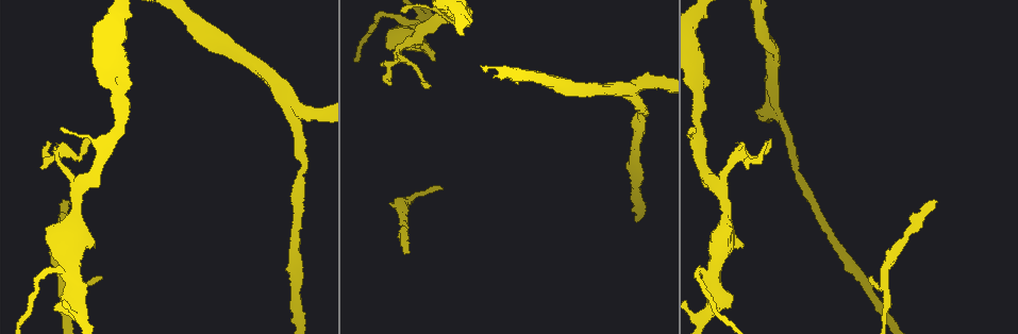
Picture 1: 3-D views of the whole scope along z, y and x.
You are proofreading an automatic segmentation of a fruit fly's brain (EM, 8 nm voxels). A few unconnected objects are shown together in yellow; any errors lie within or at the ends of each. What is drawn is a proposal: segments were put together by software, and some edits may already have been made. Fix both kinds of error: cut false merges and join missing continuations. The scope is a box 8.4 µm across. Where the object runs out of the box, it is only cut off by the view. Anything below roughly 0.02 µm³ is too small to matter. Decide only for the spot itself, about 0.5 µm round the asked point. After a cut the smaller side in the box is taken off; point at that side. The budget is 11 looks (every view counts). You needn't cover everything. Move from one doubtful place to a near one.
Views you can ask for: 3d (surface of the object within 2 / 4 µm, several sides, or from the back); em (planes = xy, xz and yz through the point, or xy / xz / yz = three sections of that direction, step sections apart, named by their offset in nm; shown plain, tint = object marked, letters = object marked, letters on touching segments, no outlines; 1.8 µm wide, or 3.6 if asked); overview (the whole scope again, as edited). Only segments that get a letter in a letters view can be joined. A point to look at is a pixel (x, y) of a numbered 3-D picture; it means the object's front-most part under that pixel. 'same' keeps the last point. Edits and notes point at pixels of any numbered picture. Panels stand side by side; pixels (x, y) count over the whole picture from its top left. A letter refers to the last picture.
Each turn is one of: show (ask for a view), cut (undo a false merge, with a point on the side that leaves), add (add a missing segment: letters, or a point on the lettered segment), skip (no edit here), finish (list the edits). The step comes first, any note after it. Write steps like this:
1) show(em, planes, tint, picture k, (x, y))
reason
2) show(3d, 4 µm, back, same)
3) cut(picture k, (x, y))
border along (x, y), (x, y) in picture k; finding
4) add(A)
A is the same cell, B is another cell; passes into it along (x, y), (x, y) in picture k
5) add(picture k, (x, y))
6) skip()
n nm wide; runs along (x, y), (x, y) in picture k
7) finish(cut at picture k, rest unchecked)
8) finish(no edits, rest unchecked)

show(em, xz, step 8, tint, picture 1, (408, 251))
free end

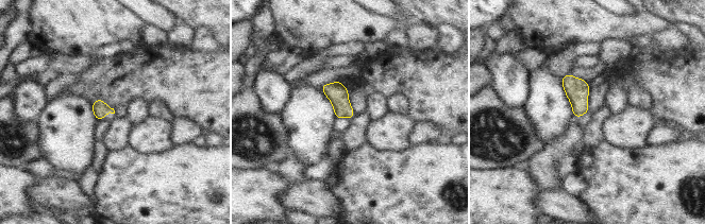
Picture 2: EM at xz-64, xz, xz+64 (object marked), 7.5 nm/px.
show(em, planes, letters, same)

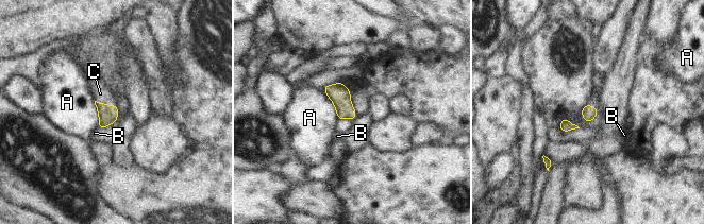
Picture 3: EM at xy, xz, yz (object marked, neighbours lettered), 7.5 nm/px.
add(C)
100 nm wide; C is the same cell, A and B are other cells; passes into it along (107, 115), (105, 104), (100, 93) in picture 3; the neuron continues

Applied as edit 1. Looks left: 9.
show(em, 3.6 µm, planes, letters, picture 1, (79, 315))
abrupt turn

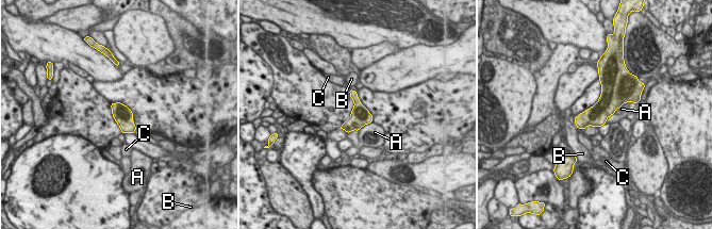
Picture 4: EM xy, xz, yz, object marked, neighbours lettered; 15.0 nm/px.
skip()
A, B and C are other cells; all the same neuron

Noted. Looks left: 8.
show(em, planes, letters, picture 1, (398, 54))
sharp bend

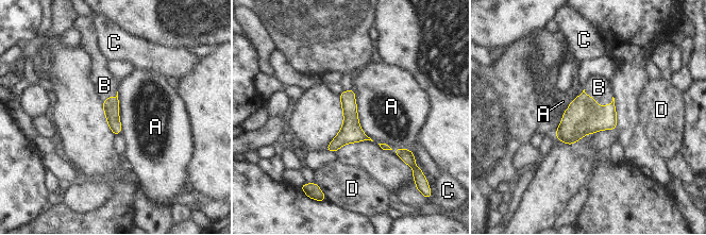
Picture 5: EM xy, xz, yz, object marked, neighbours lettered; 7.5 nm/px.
add(B)
120 nm wide; B is the same cell, A, C and D are other cells; passes into it along (584, 116), (594, 102), (599, 87) in picture 5; the neuron continues

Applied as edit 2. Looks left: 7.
show(em, yz, step 8, letters, picture 1, (434, 61))
branch stops here

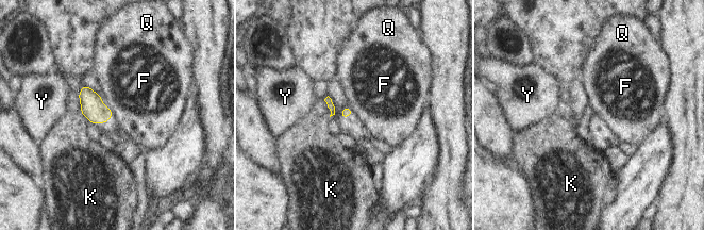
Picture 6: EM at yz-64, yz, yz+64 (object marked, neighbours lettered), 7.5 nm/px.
skip()
F, K, Q and Y are other cells; border along (348, 105), (353, 112) in picture 6; none of them fits

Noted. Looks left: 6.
finish(add at picture 3, add at picture 5, rest unchecked)

